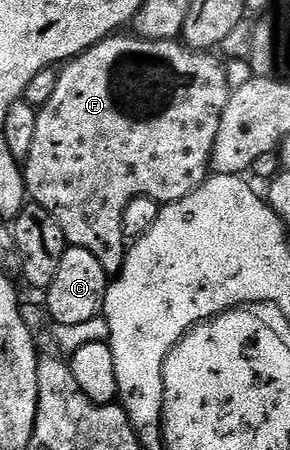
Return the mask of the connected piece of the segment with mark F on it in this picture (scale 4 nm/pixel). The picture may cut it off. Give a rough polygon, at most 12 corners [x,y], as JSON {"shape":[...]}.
{"shape":[[113,34],[59,69],[29,201],[110,274],[208,179],[225,65]]}

